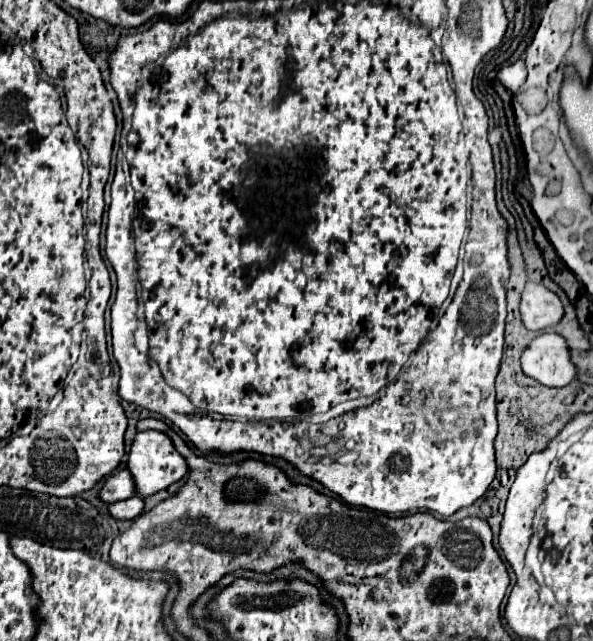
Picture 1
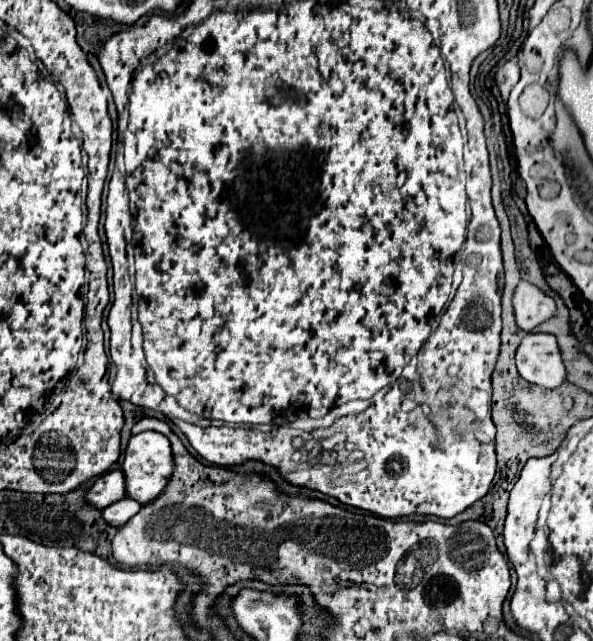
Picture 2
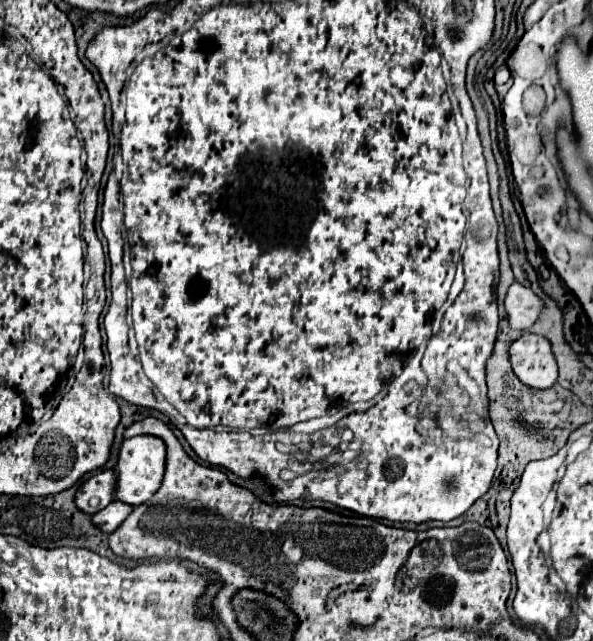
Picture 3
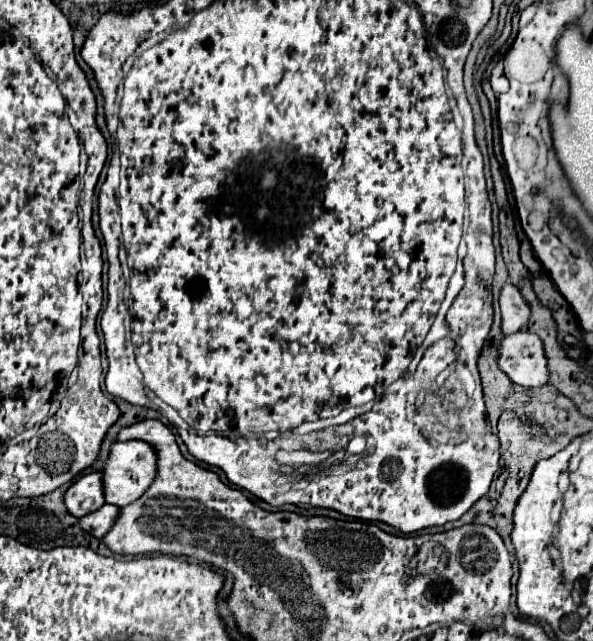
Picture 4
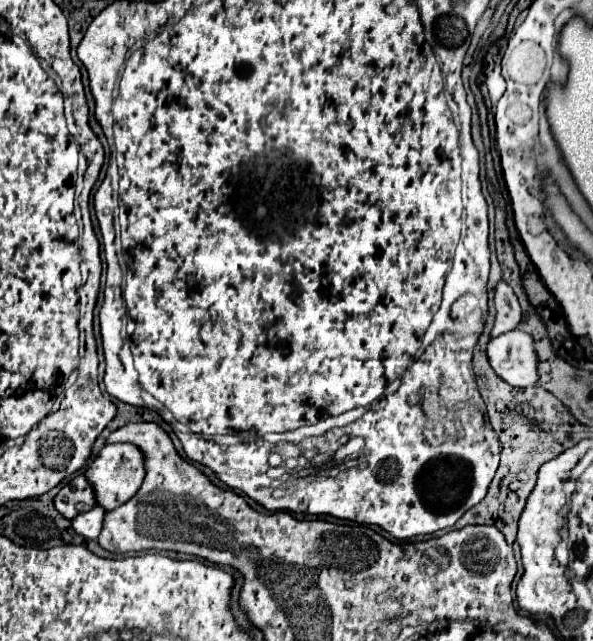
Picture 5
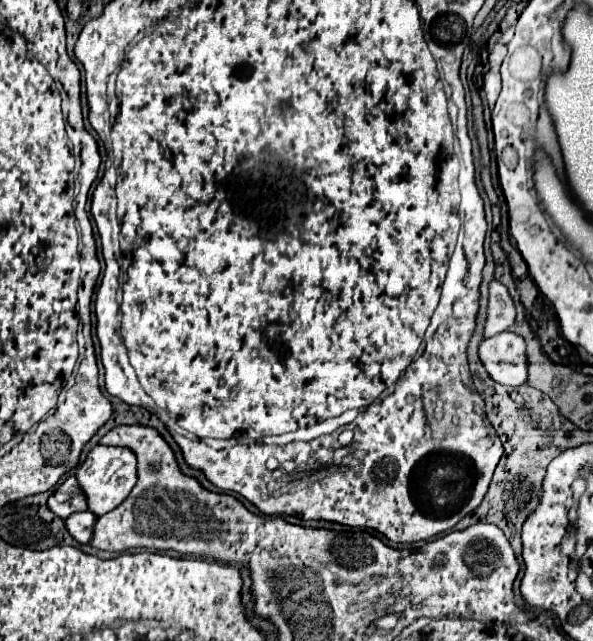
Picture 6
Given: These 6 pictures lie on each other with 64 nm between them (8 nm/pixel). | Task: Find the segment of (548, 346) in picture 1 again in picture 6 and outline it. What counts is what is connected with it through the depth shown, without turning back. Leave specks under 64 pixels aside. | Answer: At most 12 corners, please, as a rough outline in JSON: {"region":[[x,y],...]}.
{"region":[[502,332],[480,344],[492,380],[528,382],[526,340]]}

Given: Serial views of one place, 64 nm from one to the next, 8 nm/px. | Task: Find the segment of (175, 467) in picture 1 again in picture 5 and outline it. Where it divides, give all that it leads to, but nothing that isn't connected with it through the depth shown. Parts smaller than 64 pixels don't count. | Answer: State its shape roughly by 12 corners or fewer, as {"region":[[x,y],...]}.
{"region":[[106,444],[88,466],[100,506],[114,510],[140,490],[144,452]]}

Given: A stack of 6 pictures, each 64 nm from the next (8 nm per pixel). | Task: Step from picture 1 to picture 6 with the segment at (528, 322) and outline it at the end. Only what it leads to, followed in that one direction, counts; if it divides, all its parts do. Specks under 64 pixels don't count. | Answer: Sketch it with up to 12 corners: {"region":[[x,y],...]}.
{"region":[[492,280],[484,336],[508,330],[516,306],[508,288]]}

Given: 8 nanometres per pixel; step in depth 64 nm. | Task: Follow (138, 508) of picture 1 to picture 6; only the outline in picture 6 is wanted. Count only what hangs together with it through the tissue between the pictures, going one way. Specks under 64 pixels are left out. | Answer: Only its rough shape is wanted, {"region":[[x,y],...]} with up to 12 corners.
{"region":[[76,512],[66,528],[80,544],[90,544],[98,516]]}

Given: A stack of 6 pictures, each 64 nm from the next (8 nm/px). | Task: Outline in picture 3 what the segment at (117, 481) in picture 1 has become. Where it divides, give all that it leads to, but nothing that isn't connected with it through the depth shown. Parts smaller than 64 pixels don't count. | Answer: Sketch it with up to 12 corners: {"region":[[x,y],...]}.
{"region":[[102,470],[76,492],[76,506],[96,514],[116,500],[116,472]]}

